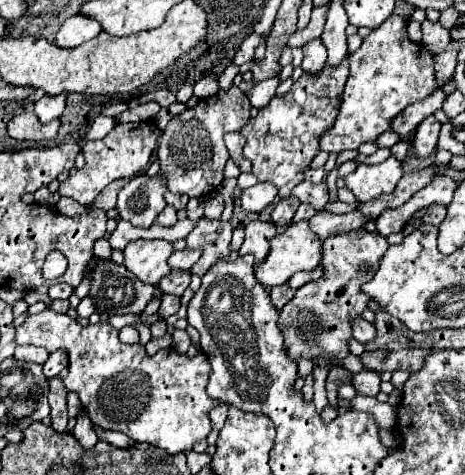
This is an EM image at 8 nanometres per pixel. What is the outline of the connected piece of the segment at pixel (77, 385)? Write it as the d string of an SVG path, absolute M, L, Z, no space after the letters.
M44 309L42 313L28 315L26 321L20 327L16 327L16 343L44 347L48 353L66 349L68 379L64 381L64 387L78 393L82 407L88 413L90 421L102 429L122 431L128 437L132 437L136 443L148 443L148 445L160 447L170 455L192 451L192 445L200 439L206 439L212 429L208 411L220 403L210 399L206 393L210 365L208 365L208 357L204 353L198 353L196 357L188 359L186 355L182 355L170 347L170 349L160 349L154 357L148 357L144 345L120 343L118 331L114 327L110 327L108 321L100 321L98 325L82 327L72 317L60 315L52 309Z

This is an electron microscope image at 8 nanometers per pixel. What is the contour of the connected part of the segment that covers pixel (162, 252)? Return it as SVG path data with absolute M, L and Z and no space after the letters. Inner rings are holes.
M132 241L124 249L124 267L132 271L140 281L158 285L158 281L170 273L168 257L174 253L168 241Z

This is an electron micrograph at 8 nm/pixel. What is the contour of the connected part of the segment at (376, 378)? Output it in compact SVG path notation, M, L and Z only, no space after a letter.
M362 371L362 373L356 373L356 375L352 377L352 385L356 387L358 393L376 397L378 391L380 391L380 375L374 373L374 371Z

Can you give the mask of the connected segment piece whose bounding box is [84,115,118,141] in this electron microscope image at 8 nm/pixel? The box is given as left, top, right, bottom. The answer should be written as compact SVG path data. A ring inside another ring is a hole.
M96 117L94 125L88 129L88 133L84 135L84 141L96 141L96 139L102 139L110 133L110 129L114 129L118 125L118 119L116 117Z

